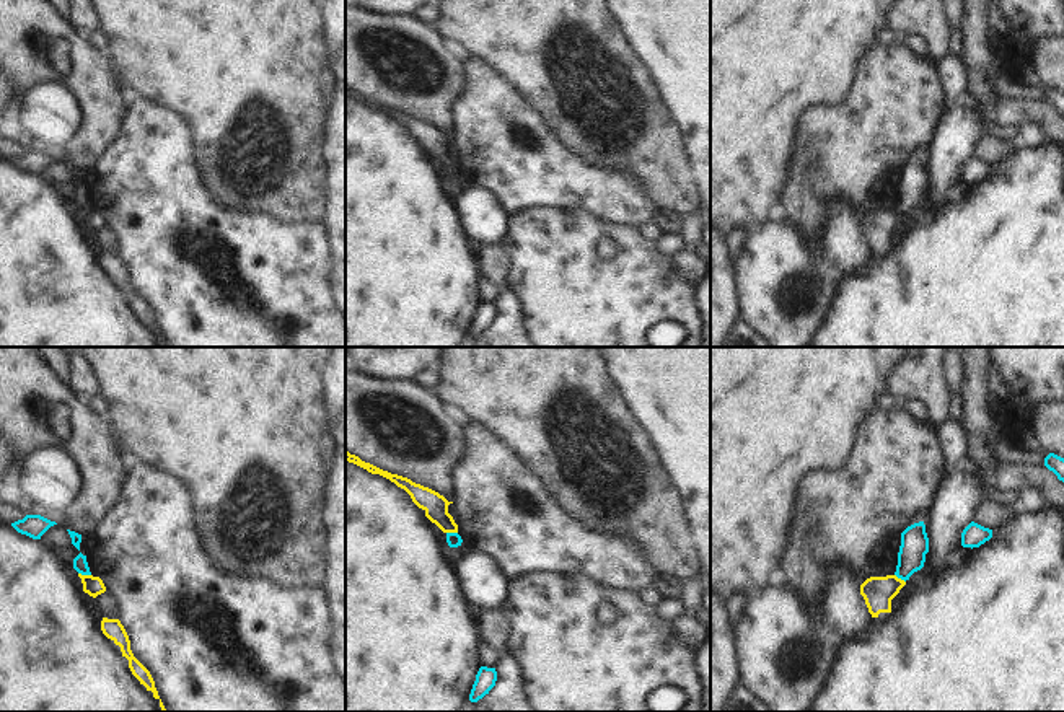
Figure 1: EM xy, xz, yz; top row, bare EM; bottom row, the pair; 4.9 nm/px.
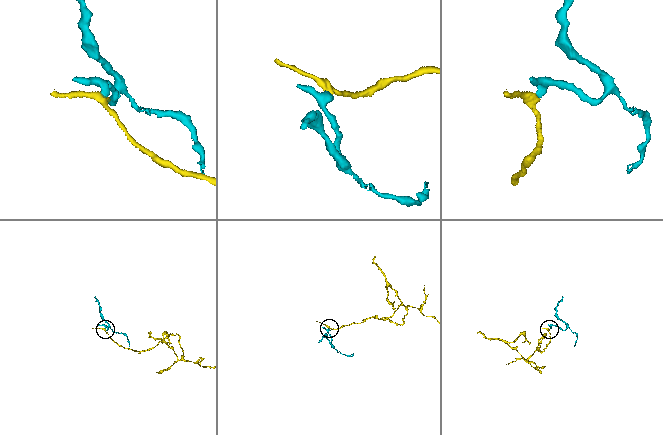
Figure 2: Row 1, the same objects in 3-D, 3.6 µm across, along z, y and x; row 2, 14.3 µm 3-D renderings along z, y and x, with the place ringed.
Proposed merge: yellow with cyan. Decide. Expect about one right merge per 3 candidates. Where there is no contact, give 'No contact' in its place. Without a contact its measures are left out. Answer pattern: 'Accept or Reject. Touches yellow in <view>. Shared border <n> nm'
Reject. Touches yellow in xy. Shared border 70 nm

